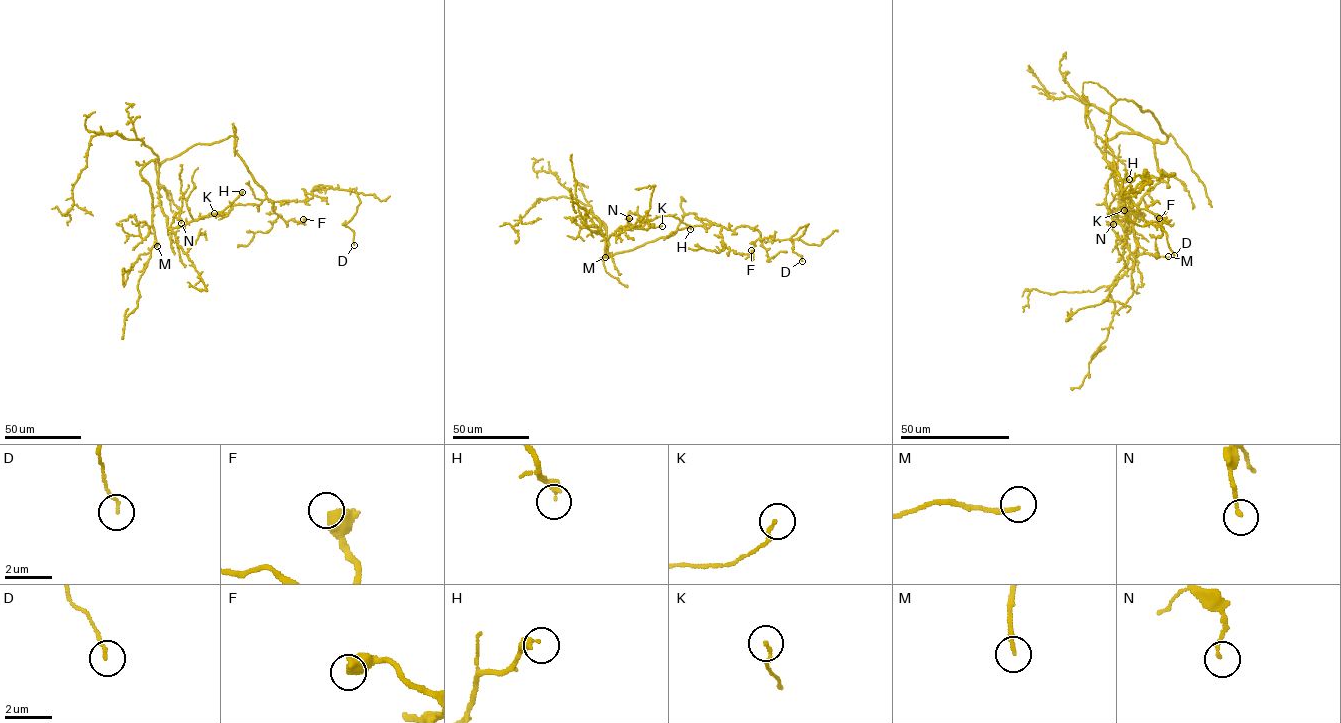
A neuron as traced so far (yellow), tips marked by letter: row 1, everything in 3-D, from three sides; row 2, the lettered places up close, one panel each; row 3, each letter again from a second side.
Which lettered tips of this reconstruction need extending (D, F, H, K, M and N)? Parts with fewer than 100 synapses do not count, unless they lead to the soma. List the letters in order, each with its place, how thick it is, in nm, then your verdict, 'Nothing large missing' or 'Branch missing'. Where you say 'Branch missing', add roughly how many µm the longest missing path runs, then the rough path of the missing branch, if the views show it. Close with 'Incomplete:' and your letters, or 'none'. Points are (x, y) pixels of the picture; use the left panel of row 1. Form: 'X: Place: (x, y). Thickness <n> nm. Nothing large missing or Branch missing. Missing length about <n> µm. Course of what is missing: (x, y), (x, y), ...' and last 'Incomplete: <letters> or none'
D: Place: (354, 245). Thickness 120 nm. Nothing large missing
F: Place: (303, 219). Thickness 550 nm. Nothing large missing
H: Place: (242, 192). Thickness 320 nm. Nothing large missing
K: Place: (214, 213). Thickness 140 nm. Nothing large missing
M: Place: (157, 246). Thickness 140 nm. Nothing large missing
N: Place: (181, 223). Thickness 130 nm. Nothing large missing
Incomplete: none

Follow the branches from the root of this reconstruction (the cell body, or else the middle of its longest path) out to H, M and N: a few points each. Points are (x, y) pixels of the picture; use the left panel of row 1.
H: (206, 144), (194, 144), (158, 167), (158, 197), (167, 217), (167, 227), (171, 229), (222, 211), (242, 192)
M: (206, 144), (194, 144), (159, 166), (158, 159), (151, 160), (140, 171), (152, 197), (152, 225), (157, 246)
N: (206, 144), (194, 144), (158, 167), (158, 197), (167, 217), (167, 226), (170, 227), (181, 209), (181, 223)

